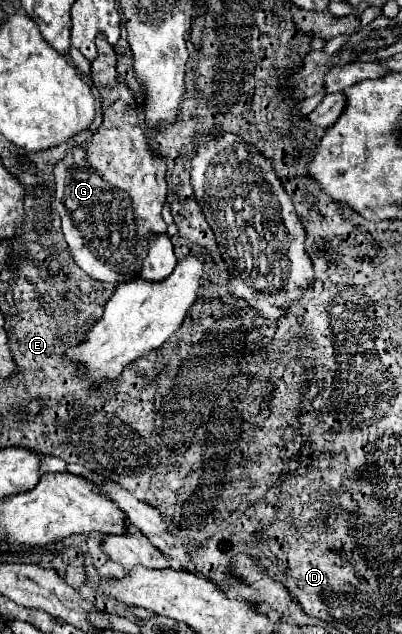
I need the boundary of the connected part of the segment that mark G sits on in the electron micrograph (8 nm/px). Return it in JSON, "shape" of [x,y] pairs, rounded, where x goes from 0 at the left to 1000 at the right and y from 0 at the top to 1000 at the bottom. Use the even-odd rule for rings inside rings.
{"shape":[[[296,132],[296,158],[256,174],[256,196],[216,221],[216,227],[177,237],[162,252],[137,262],[137,290],[142,290],[142,334],[157,347],[157,369],[172,385],[177,407],[192,420],[241,445],[306,448],[346,435],[356,407],[366,401],[371,375],[381,369],[415,366],[415,353],[400,344],[400,331],[415,312],[415,284],[410,284],[410,252],[391,249],[371,230],[366,218],[341,192],[341,161],[316,132]],[[266,202],[281,205],[281,215],[266,215]]]}

